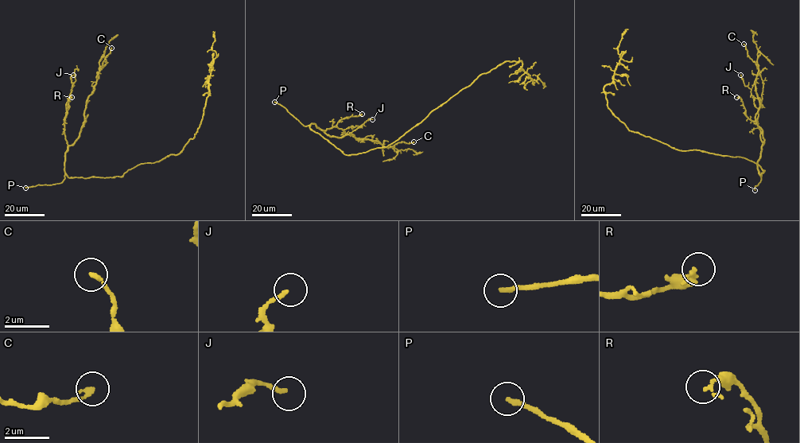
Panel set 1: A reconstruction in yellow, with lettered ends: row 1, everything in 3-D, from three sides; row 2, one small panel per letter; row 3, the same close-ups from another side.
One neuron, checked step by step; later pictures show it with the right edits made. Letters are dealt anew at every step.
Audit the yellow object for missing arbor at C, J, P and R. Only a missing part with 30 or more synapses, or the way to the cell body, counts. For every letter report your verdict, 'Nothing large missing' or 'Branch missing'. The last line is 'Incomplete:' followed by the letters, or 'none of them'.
C: Nothing large missing
J: Nothing large missing
P: Branch missing
R: Nothing large missing
Incomplete: P

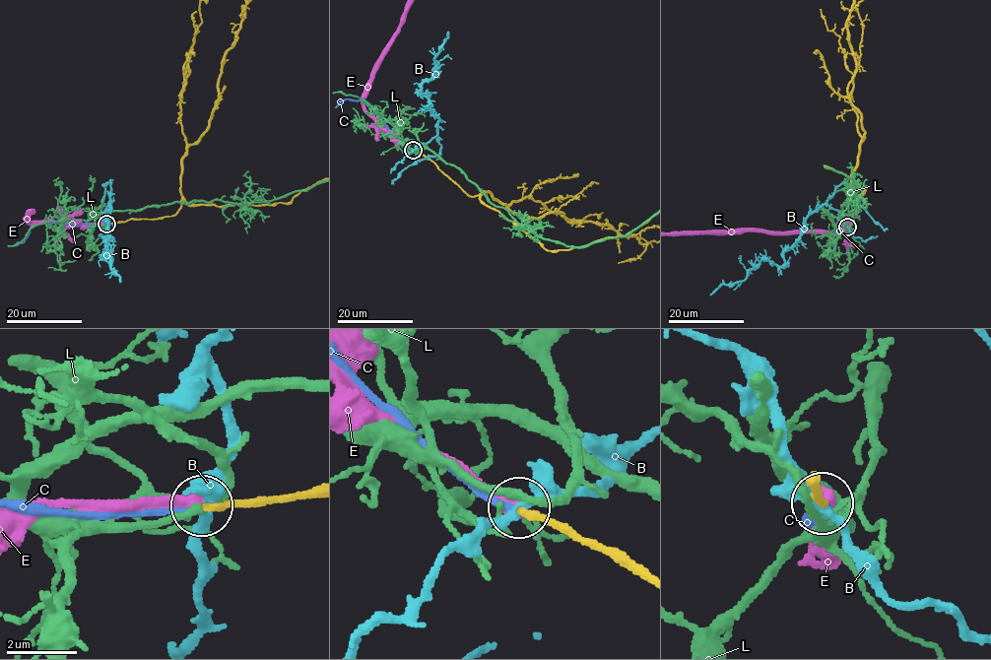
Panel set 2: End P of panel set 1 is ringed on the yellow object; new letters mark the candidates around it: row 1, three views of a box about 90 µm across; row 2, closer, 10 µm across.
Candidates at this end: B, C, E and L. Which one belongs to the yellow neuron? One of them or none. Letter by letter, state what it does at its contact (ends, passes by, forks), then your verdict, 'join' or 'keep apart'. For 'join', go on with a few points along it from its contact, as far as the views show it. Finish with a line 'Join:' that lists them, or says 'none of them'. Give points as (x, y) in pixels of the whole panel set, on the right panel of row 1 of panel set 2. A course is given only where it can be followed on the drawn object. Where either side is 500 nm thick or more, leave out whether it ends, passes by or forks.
B: it forks; keep apart
C: it ends; join
E: it ends; keep apart
L: it passes by; keep apart
Join: C

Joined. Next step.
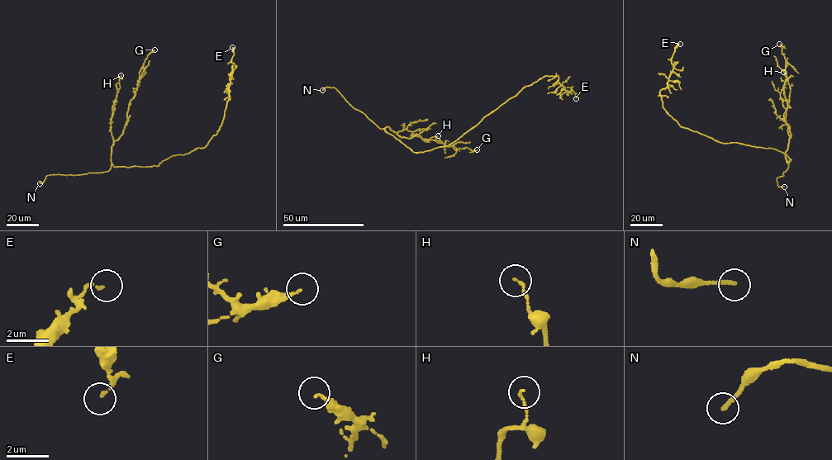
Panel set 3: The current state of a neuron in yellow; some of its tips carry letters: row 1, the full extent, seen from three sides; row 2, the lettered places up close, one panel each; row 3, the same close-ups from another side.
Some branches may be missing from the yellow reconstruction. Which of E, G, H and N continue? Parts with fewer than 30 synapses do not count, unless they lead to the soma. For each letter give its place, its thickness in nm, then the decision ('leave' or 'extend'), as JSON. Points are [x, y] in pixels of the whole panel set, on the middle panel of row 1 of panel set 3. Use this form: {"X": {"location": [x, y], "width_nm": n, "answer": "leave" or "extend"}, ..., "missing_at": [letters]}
{"E": {"location": [576, 98], "width_nm": 130, "answer": "leave"}, "G": {"location": [477, 149], "width_nm": 190, "answer": "leave"}, "H": {"location": [438, 135], "width_nm": 100, "answer": "leave"}, "N": {"location": [322, 90], "width_nm": 180, "answer": "extend"}, "missing_at": ["N"]}

